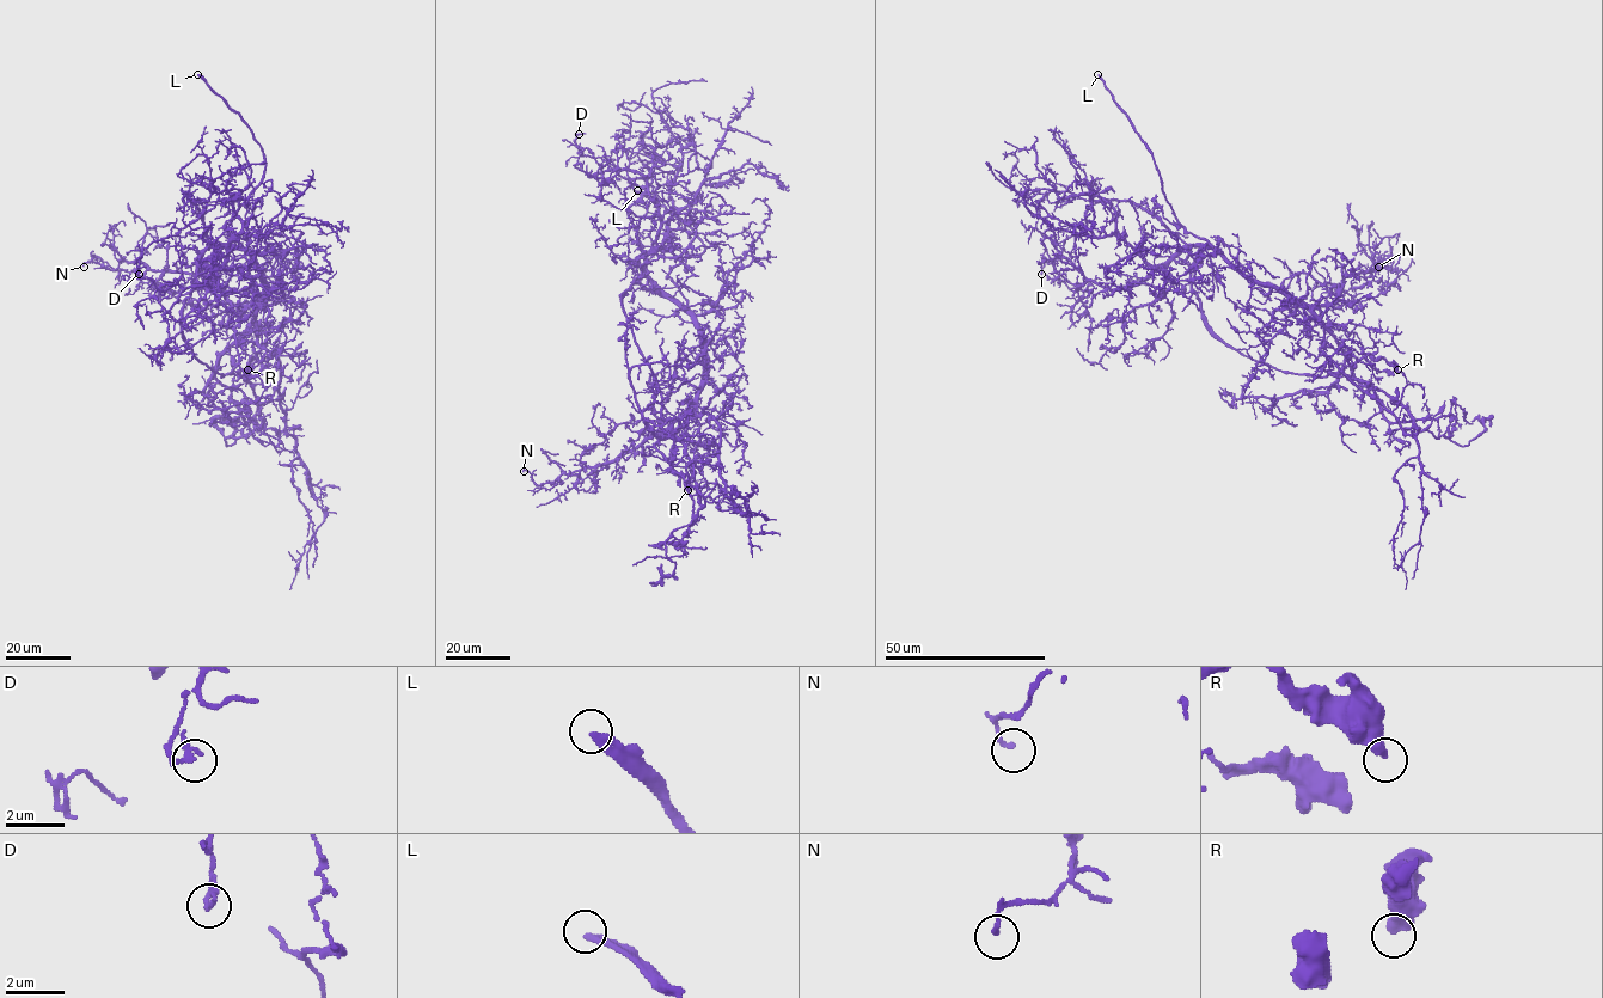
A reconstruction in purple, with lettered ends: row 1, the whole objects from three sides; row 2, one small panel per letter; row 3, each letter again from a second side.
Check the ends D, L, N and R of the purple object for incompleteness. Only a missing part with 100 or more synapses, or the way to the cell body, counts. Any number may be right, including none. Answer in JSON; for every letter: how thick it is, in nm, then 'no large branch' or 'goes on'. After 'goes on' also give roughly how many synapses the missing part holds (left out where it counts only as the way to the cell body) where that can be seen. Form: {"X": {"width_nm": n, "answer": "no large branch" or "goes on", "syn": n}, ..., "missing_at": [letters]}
{"D": {"width_nm": 160, "answer": "no large branch"}, "L": {"width_nm": 280, "answer": "goes on"}, "N": {"width_nm": 140, "answer": "no large branch"}, "R": {"width_nm": 500, "answer": "no large branch"}, "missing_at": ["L"]}

